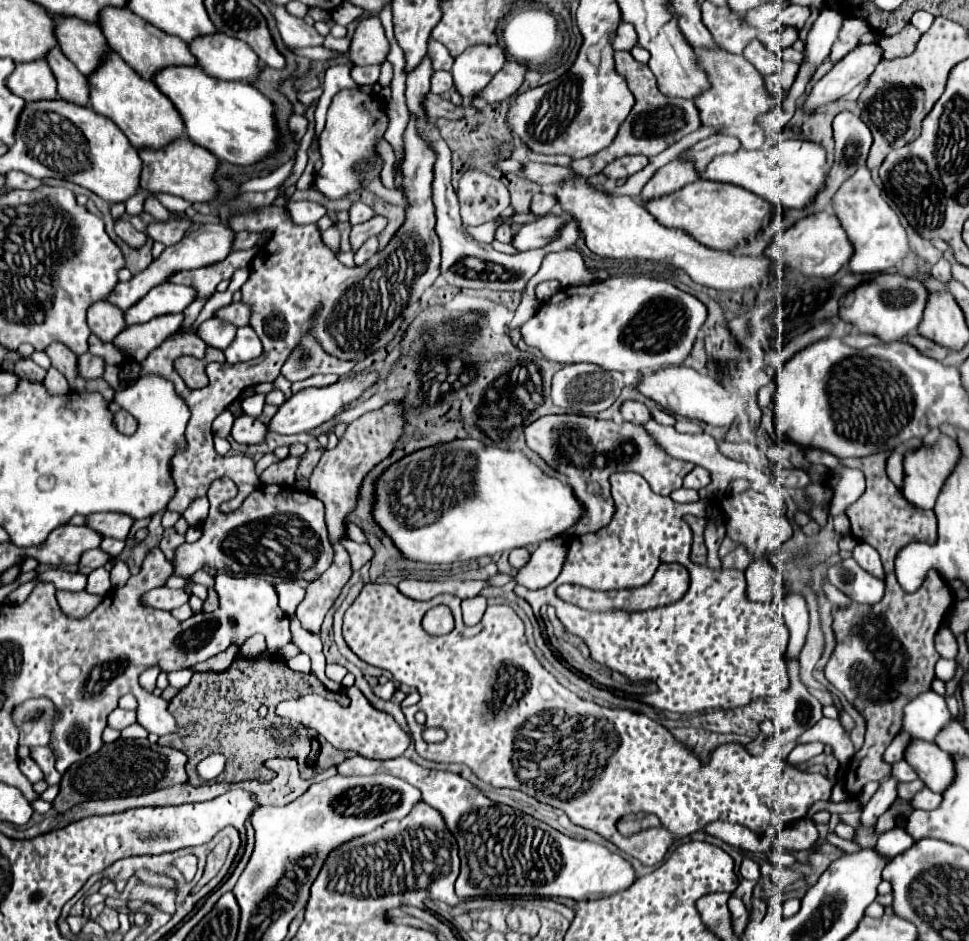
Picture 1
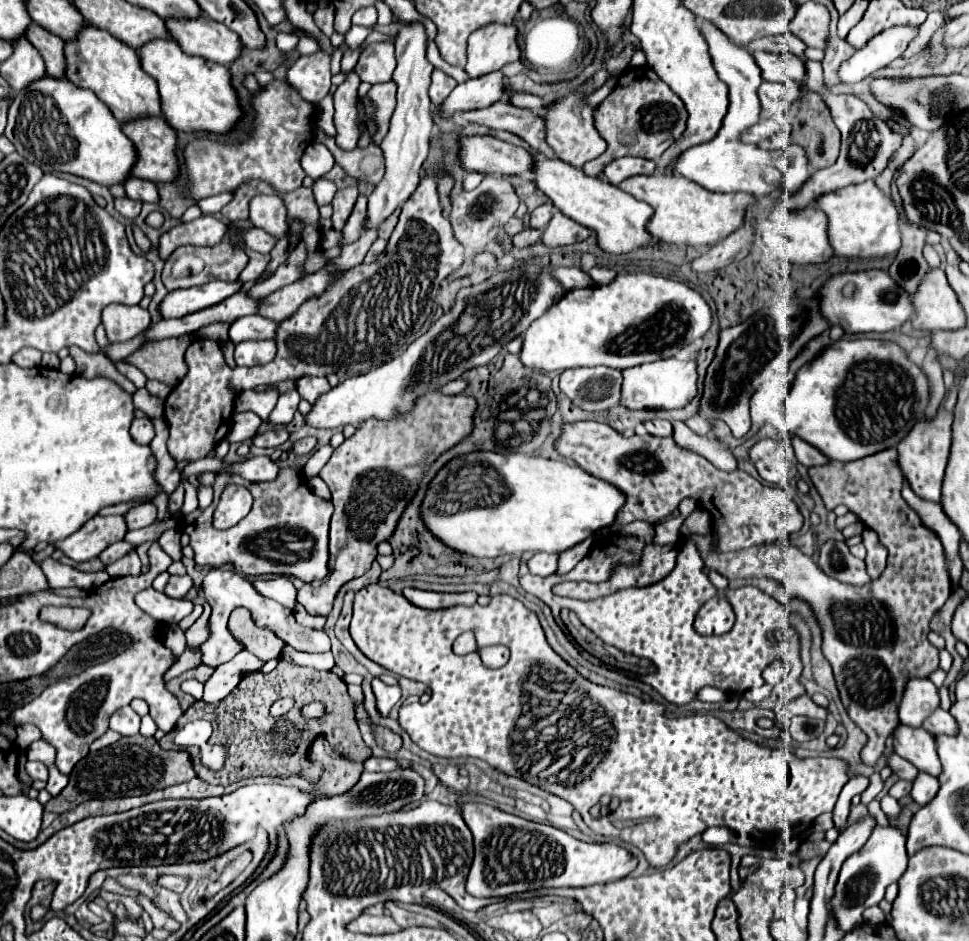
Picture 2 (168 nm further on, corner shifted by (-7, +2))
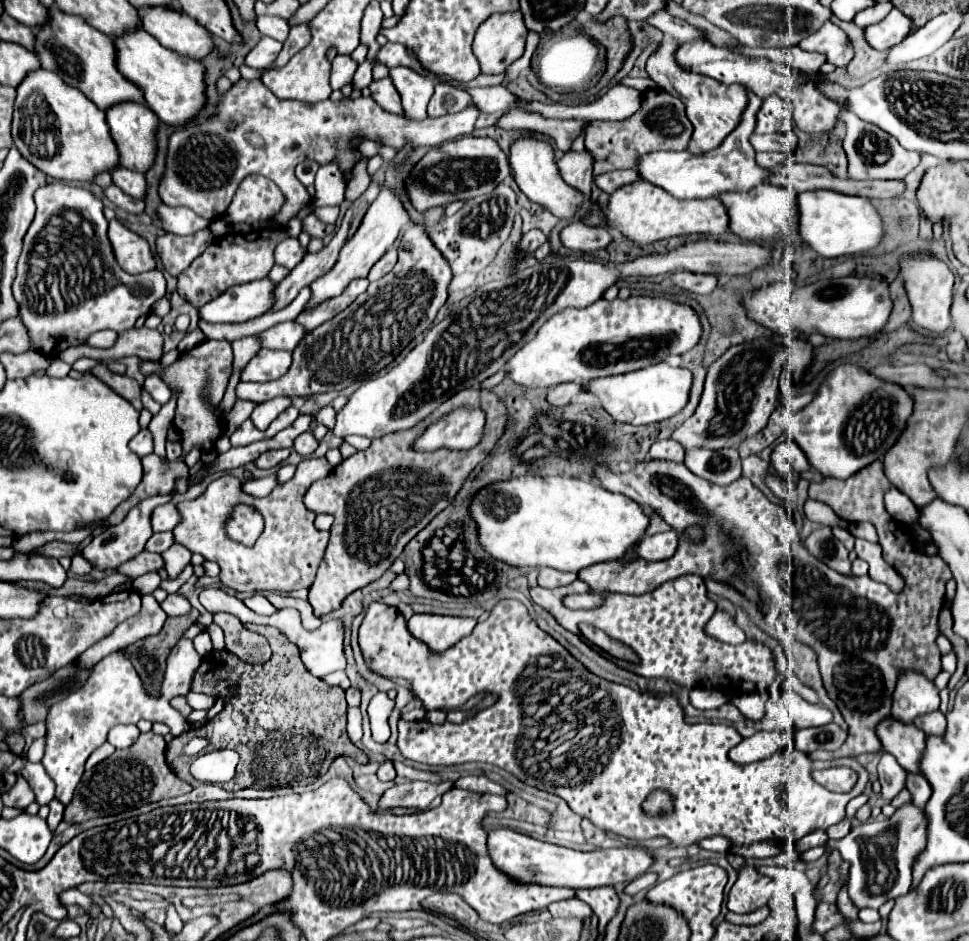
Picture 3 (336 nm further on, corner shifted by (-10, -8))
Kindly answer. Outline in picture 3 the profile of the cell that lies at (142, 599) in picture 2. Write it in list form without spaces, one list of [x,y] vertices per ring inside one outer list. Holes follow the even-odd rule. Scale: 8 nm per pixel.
[[[142,594],[142,610],[134,618],[122,622],[110,636],[102,638],[94,646],[90,646],[84,654],[80,654],[80,662],[86,668],[90,668],[92,664],[98,664],[108,654],[112,654],[124,646],[130,646],[140,638],[160,632],[164,622],[166,622],[166,612],[160,608],[160,604],[154,600],[154,596]]]

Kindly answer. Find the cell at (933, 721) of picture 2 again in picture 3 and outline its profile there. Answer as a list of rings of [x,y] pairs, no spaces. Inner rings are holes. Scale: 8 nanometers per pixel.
[[[936,710],[932,714],[924,714],[924,716],[916,718],[914,724],[918,728],[922,728],[926,736],[940,736],[946,730],[946,716],[940,710]]]

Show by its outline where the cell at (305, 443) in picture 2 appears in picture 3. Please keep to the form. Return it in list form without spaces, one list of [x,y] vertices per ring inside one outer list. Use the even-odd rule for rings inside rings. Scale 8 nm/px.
[[[312,430],[300,434],[300,436],[294,440],[294,450],[296,450],[300,456],[310,456],[316,448],[318,448],[318,440],[312,436]]]

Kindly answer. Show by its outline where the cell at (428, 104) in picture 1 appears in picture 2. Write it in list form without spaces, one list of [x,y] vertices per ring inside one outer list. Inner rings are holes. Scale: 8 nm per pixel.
[[[499,100],[499,102],[491,104],[489,108],[461,112],[459,116],[465,122],[477,122],[491,130],[509,130],[509,132],[521,136],[525,142],[529,142],[529,146],[535,152],[539,152],[547,158],[555,158],[553,150],[545,142],[545,118],[531,110],[523,110],[523,108],[513,106],[511,102]]]

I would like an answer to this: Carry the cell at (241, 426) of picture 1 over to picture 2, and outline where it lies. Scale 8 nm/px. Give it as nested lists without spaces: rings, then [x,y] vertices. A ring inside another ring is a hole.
[[[281,428],[281,430],[269,430],[269,432],[263,432],[263,434],[255,436],[253,444],[259,446],[259,448],[277,448],[283,442],[287,442],[287,438],[289,438],[289,432],[285,428]]]

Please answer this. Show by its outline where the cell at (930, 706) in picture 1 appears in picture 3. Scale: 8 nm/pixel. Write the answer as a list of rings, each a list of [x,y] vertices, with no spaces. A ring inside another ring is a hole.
[[[918,672],[900,674],[892,700],[892,718],[912,724],[914,718],[936,712],[938,706],[940,696],[932,680]]]

